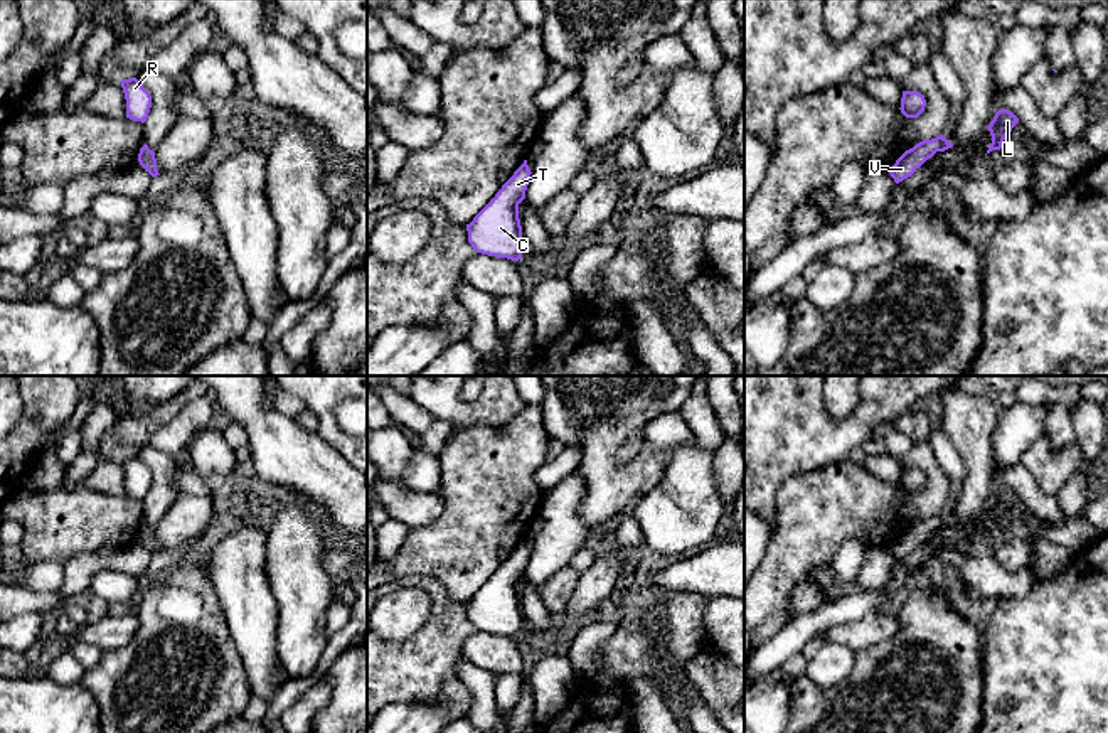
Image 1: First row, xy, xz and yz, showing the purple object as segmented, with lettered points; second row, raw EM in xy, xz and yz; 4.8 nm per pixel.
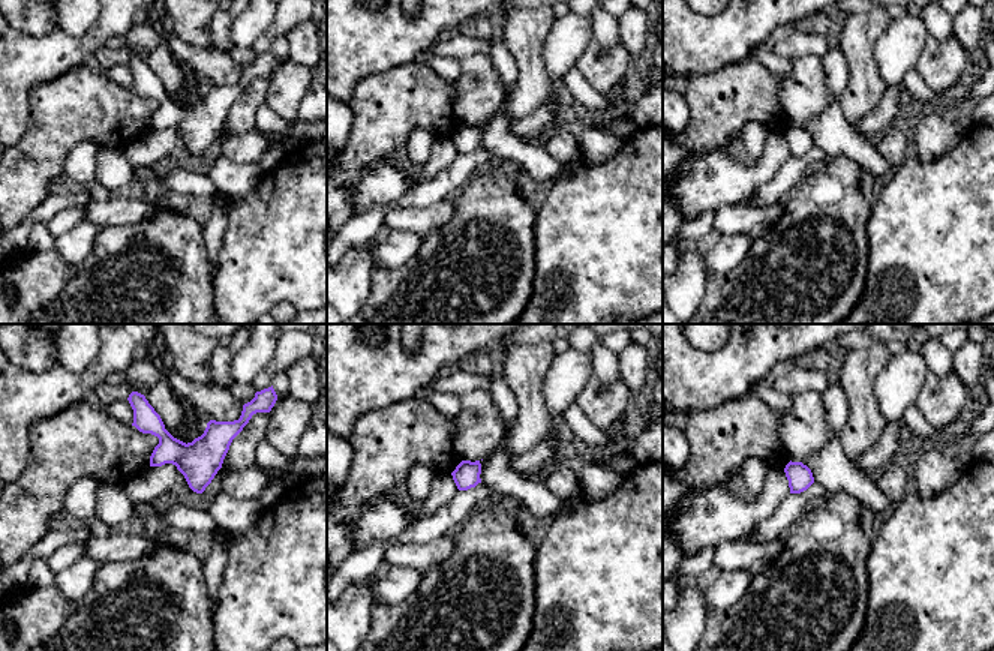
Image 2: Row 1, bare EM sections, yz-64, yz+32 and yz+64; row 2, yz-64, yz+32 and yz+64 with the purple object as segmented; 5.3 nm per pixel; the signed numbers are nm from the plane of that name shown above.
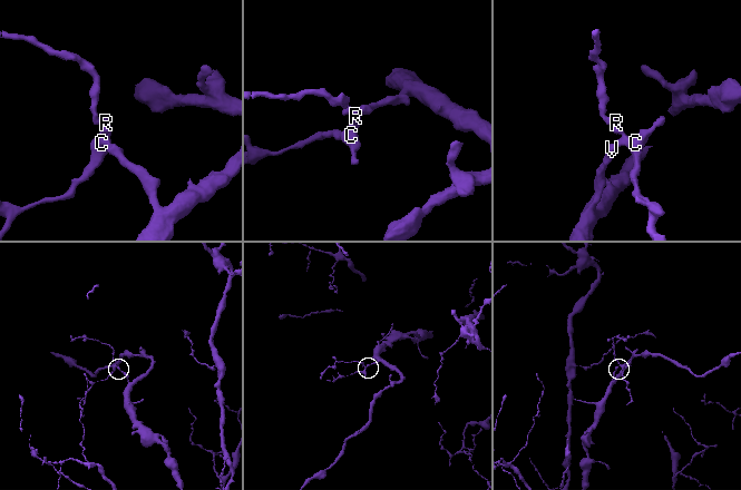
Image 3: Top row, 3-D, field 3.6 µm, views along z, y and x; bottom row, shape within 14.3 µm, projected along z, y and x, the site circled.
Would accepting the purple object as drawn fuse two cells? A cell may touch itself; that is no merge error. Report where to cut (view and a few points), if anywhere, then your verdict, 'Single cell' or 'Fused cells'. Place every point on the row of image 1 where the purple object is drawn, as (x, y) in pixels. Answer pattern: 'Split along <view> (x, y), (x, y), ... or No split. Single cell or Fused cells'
No split. Single cell

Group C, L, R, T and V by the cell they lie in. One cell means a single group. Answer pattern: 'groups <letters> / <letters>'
groups C L R T V

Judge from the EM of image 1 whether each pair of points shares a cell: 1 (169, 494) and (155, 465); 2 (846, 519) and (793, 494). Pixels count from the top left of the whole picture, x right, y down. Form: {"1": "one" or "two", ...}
{"1": "one", "2": "one"}

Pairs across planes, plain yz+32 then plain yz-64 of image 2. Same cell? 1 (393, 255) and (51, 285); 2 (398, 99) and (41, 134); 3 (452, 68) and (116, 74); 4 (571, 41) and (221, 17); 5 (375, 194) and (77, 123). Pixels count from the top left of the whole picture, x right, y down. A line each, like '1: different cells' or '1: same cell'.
1: different cells
2: same cell
3: same cell
4: different cells
5: different cells

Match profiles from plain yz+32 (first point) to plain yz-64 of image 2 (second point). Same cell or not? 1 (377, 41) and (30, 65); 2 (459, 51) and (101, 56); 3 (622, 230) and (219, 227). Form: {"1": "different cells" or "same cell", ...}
{"1": "same cell", "2": "same cell", "3": "different cells"}

